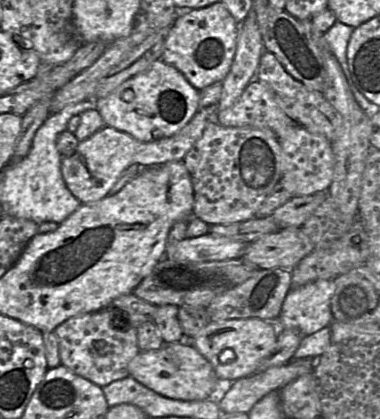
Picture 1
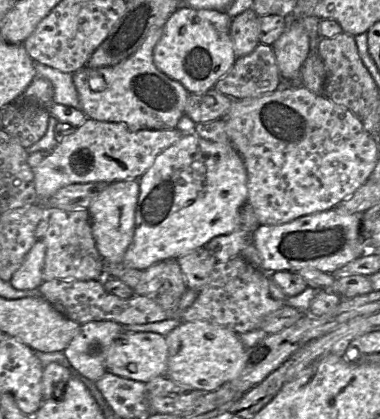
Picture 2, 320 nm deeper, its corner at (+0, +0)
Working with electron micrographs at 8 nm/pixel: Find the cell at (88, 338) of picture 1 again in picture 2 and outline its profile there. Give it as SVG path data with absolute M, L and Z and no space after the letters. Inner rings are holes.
M94 320L81 324L78 333L63 350L71 370L96 381L106 370L110 345L124 331L124 326L110 320Z

